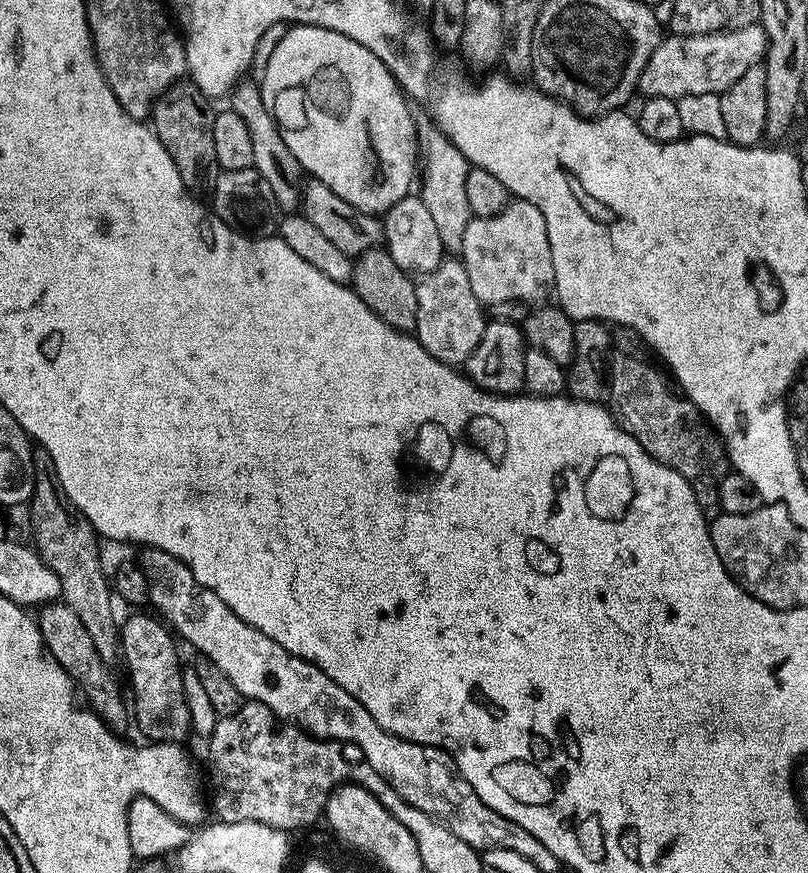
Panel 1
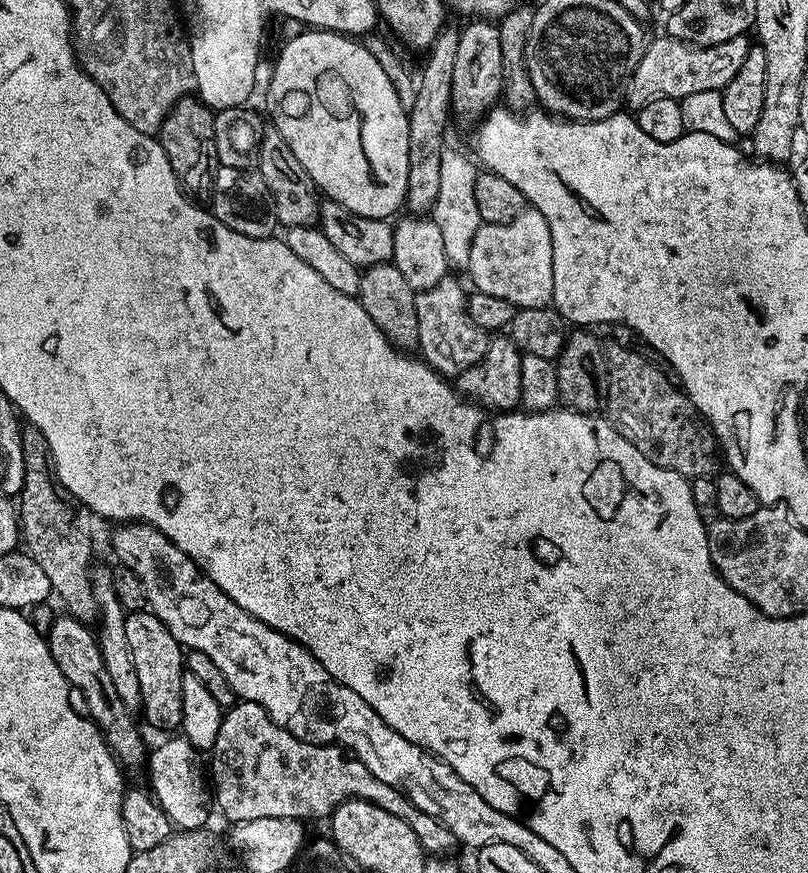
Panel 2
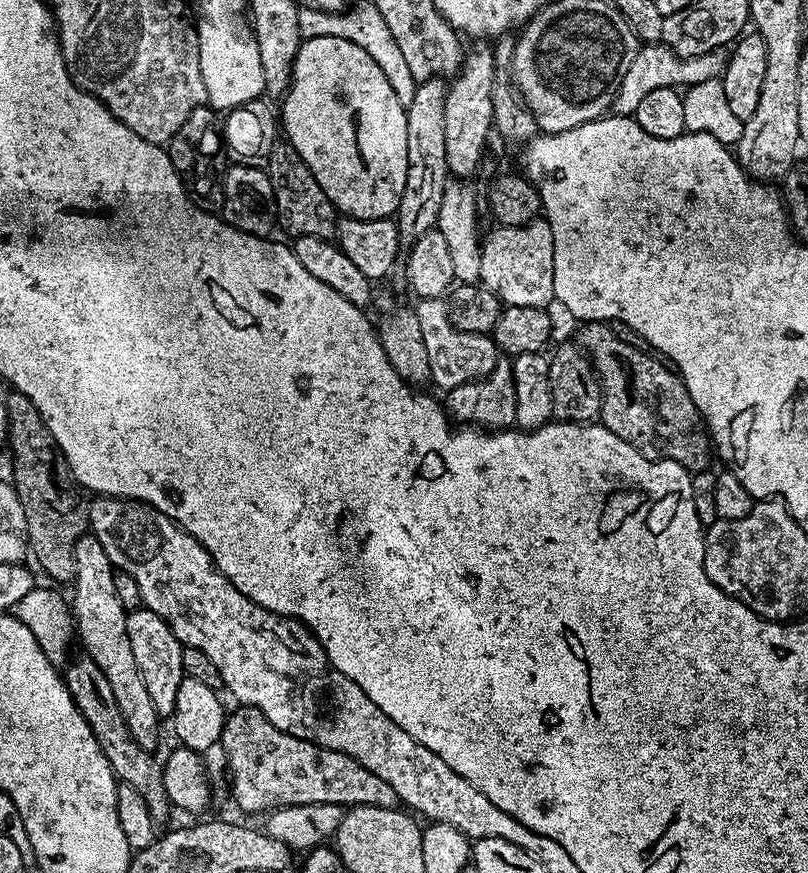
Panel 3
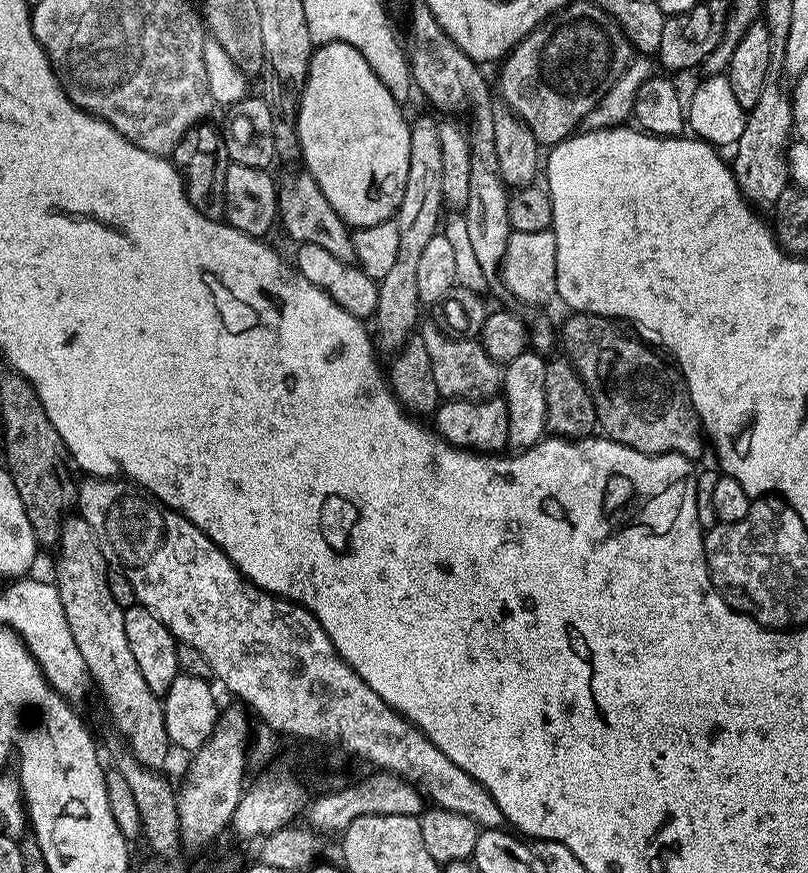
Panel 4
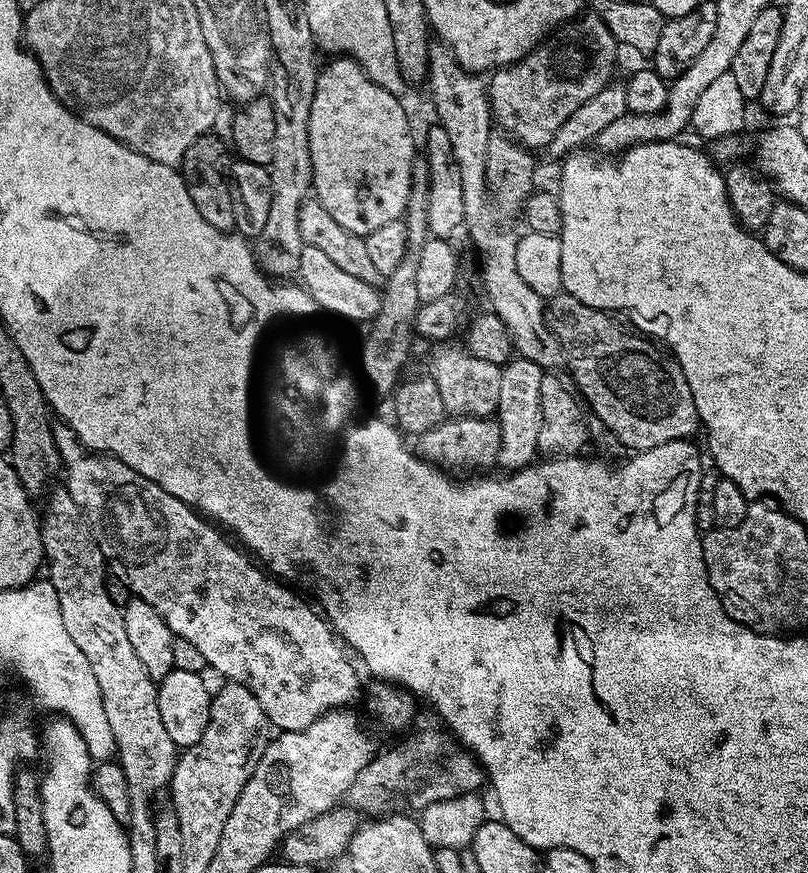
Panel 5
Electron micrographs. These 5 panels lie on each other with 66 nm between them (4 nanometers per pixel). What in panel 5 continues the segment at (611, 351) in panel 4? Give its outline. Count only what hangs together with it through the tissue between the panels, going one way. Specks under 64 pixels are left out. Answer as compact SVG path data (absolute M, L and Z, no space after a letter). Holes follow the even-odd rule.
M559 291L555 296L547 301L544 309L546 314L546 322L550 326L550 330L554 330L554 334L558 338L558 342L564 351L564 363L567 371L570 373L572 380L576 383L576 387L583 399L586 401L587 407L591 413L600 418L601 422L625 444L626 447L632 448L633 453L649 452L651 448L662 446L666 442L674 442L675 440L687 440L695 437L697 428L698 432L698 417L696 415L696 407L694 406L694 394L690 394L690 386L686 382L686 374L680 369L680 364L671 355L665 354L660 356L660 352L655 348L651 339L645 338L639 331L627 332L622 325L619 324L615 315L598 310L594 306L586 306L582 302L578 302L578 298L574 298L569 292Z

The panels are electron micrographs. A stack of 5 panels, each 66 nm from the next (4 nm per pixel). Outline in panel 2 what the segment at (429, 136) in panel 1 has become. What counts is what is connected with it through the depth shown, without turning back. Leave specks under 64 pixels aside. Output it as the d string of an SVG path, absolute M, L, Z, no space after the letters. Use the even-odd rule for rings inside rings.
M446 148L442 154L441 181L438 185L438 197L435 198L430 218L441 231L442 242L448 263L451 267L466 270L469 266L470 247L474 235L483 224L478 212L478 202L475 201L474 184L477 182L479 171L473 162L458 150Z

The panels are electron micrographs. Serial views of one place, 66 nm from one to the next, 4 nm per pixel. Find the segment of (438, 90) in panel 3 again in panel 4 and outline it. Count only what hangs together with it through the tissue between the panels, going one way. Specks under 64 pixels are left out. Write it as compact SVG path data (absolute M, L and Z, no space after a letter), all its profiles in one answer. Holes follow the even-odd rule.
M428 116L413 119L410 124L410 170L406 170L406 190L402 190L402 202L394 217L398 226L398 255L386 278L378 282L374 344L381 353L399 352L418 328L416 319L422 311L418 298L418 261L430 238L438 234L442 224L440 211L446 208L442 194L442 141L438 136L439 129L440 124Z

